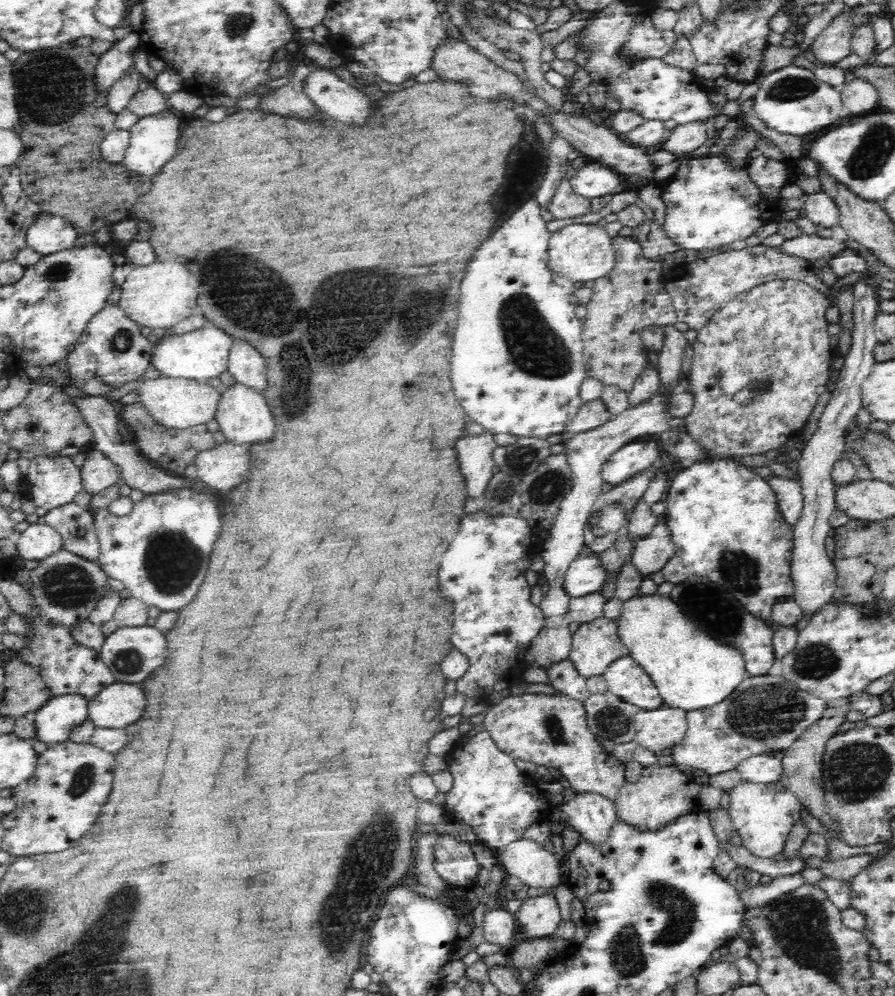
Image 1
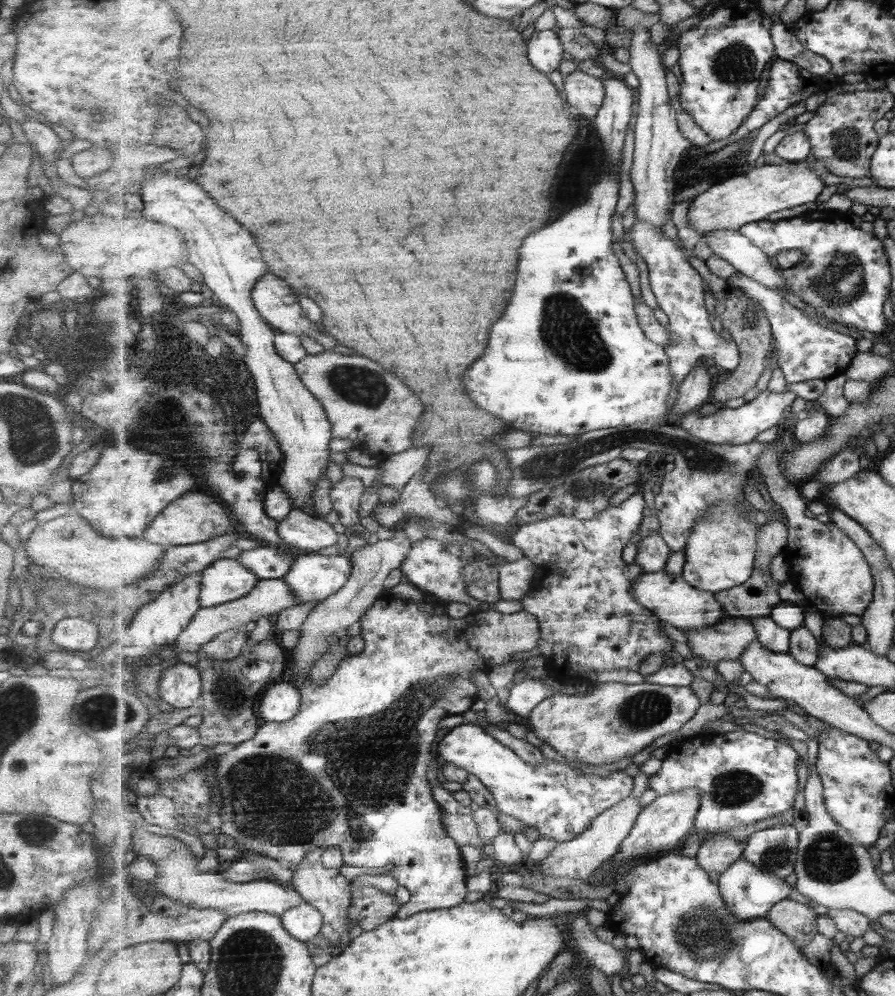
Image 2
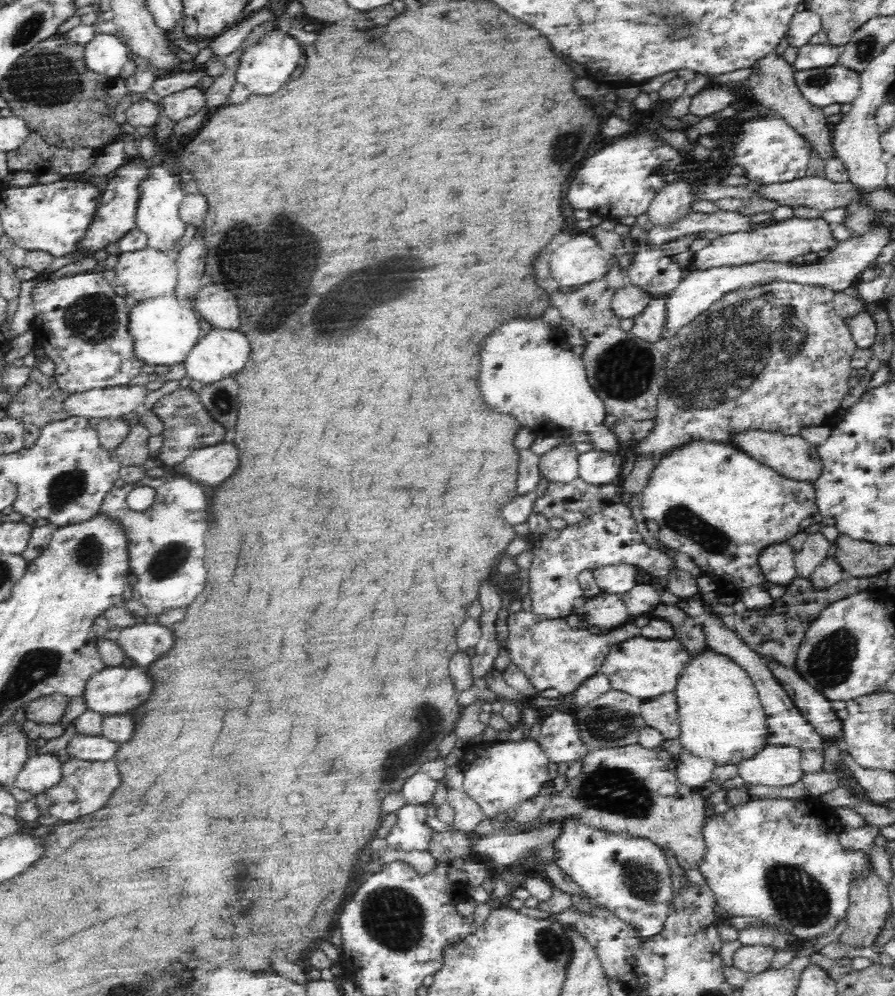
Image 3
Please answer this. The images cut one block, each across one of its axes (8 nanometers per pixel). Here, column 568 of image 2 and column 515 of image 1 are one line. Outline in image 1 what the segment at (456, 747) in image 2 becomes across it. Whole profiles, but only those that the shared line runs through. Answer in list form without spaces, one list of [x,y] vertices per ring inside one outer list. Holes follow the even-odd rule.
[[[485,728],[472,737],[464,734],[447,756],[447,764],[454,777],[454,786],[446,793],[446,801],[442,806],[451,819],[472,827],[476,843],[482,843],[495,852],[522,839],[524,831],[531,824],[545,819],[547,802],[537,787],[535,776],[520,773],[514,761],[515,758],[510,753],[502,752],[502,749],[498,748]]]

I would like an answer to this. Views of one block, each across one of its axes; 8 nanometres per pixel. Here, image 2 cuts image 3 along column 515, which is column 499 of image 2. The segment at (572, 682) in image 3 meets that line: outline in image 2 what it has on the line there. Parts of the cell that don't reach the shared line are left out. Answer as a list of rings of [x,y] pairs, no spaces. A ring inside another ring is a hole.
[[[385,596],[377,599],[361,620],[361,635],[365,637],[365,649],[361,655],[349,655],[337,667],[337,671],[331,675],[329,681],[325,683],[315,683],[310,678],[299,682],[301,691],[301,710],[295,718],[289,722],[275,723],[267,722],[262,724],[257,730],[257,734],[251,740],[237,745],[227,753],[223,753],[213,758],[213,772],[217,778],[217,792],[221,797],[222,825],[220,830],[223,834],[232,836],[239,845],[233,853],[237,858],[246,851],[253,851],[258,855],[265,855],[278,861],[299,864],[305,859],[305,854],[313,847],[339,847],[343,851],[344,861],[349,866],[366,866],[367,868],[381,868],[387,864],[393,867],[387,875],[397,878],[399,886],[411,891],[412,897],[409,902],[401,907],[396,916],[399,918],[409,918],[419,914],[419,912],[453,908],[465,902],[465,896],[469,894],[467,887],[467,877],[470,867],[461,858],[460,846],[454,838],[447,832],[443,825],[443,809],[434,798],[432,784],[429,780],[429,765],[438,754],[433,754],[433,748],[438,746],[439,725],[445,717],[451,715],[462,715],[467,710],[471,710],[473,702],[478,698],[477,684],[473,682],[471,673],[473,669],[489,671],[493,666],[506,665],[511,659],[511,655],[516,652],[533,652],[539,647],[541,640],[540,621],[537,616],[525,610],[510,614],[502,614],[492,607],[485,611],[471,611],[463,618],[451,618],[449,616],[433,614],[433,606],[420,600],[413,602],[403,598]]]

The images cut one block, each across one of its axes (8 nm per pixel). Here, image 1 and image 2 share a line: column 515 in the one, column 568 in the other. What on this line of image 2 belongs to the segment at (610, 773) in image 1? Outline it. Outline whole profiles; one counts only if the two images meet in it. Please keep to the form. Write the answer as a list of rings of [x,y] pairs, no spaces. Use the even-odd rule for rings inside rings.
[[[647,681],[639,684],[607,682],[595,684],[592,691],[588,688],[583,694],[567,695],[563,692],[545,698],[533,709],[528,722],[535,736],[549,744],[558,756],[579,763],[602,765],[633,756],[665,734],[678,733],[697,714],[701,704],[700,696],[689,686],[669,687]]]

